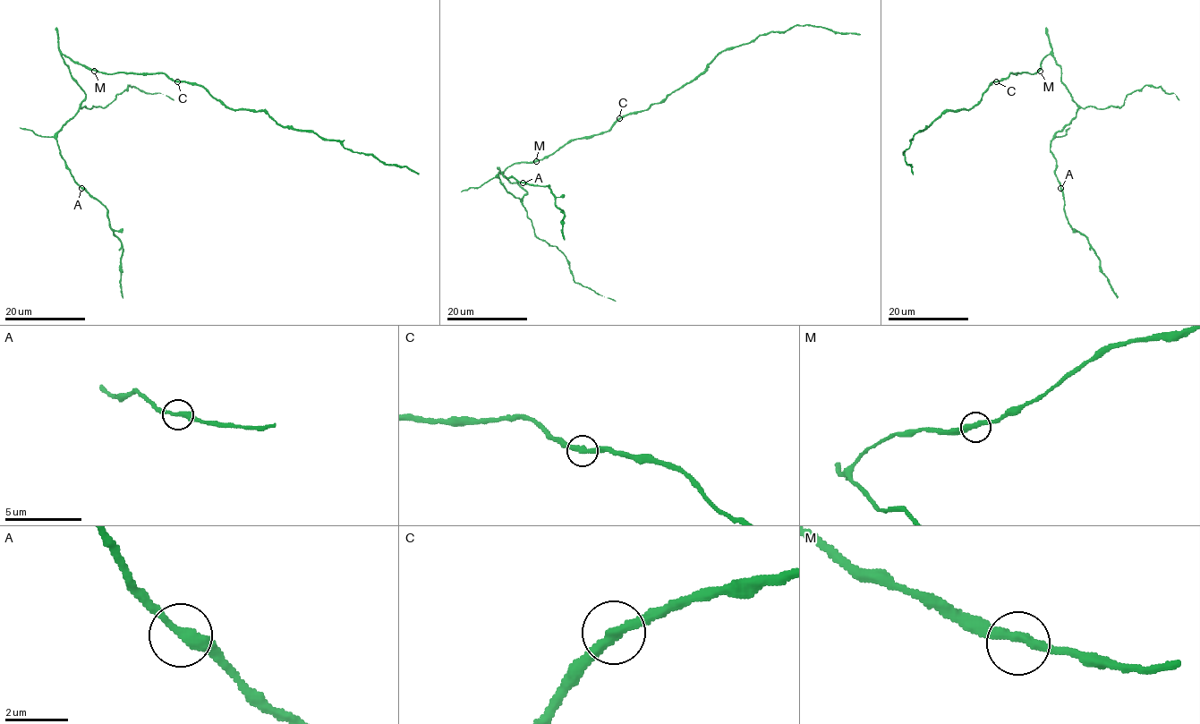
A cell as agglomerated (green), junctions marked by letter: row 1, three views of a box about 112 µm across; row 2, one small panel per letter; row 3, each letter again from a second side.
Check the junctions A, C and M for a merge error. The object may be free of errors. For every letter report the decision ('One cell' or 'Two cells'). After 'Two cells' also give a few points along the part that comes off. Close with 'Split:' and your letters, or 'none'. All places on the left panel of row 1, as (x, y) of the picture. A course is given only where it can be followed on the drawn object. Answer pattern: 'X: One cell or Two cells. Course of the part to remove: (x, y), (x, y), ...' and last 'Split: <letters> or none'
A: One cell
C: One cell
M: One cell
Split: none

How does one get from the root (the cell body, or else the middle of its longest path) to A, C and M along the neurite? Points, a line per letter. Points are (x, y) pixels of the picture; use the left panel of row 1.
A: (108, 73), (89, 70), (62, 55), (85, 99), (59, 130), (56, 141), (65, 166), (81, 188)
C: (108, 73), (162, 72), (177, 81)
M: (108, 73), (94, 71)

